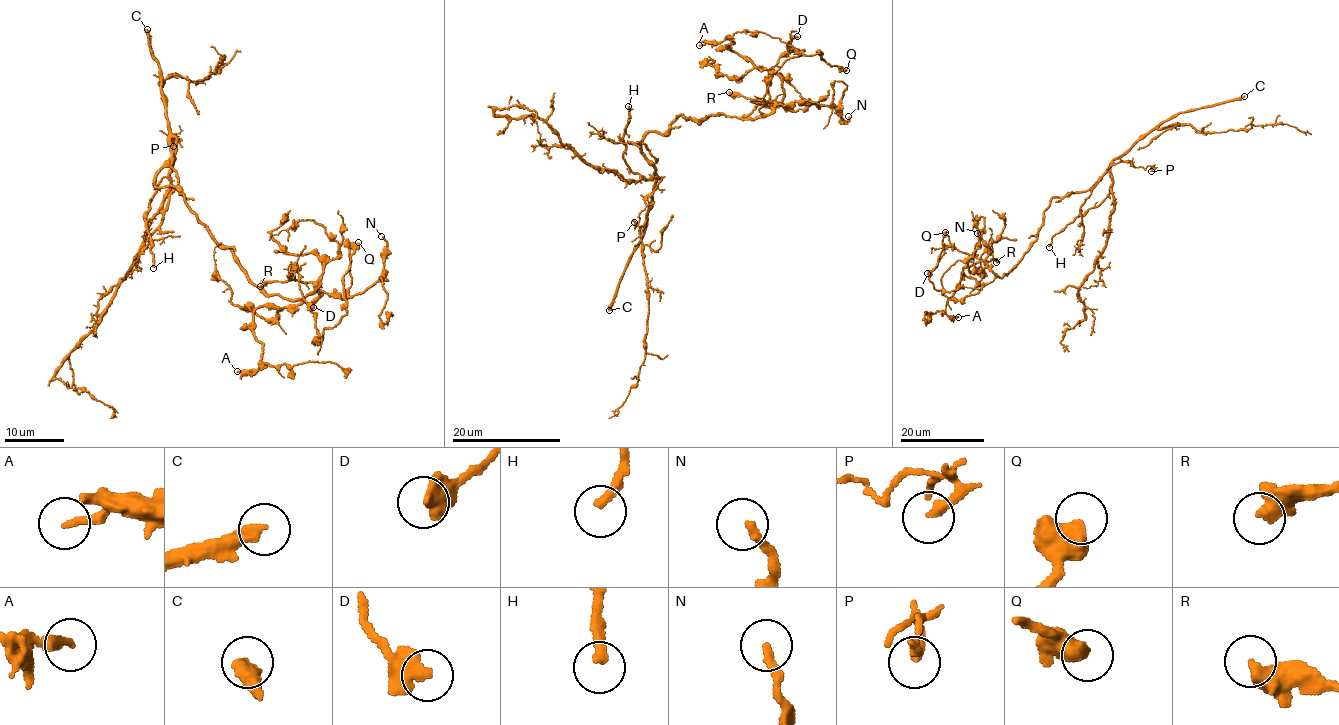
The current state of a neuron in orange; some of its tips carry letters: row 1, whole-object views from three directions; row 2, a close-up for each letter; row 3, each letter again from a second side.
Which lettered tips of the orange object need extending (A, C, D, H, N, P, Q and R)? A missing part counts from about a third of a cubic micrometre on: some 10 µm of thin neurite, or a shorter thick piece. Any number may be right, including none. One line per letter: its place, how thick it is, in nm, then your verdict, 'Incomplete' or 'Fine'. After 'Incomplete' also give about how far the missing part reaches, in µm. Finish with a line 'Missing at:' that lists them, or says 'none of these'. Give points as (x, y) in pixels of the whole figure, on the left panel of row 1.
A: Place: (237, 371). Thickness 240 nm. Fine
C: Place: (147, 29). Thickness 380 nm. Incomplete. Missing length about 140 µm
D: Place: (313, 307). Thickness 440 nm. Fine
H: Place: (153, 268). Thickness 280 nm. Fine
N: Place: (381, 236). Thickness 240 nm. Incomplete. Missing length about 2 µm
P: Place: (173, 146). Thickness 280 nm. Fine
Q: Place: (358, 242). Thickness 600 nm. Fine
R: Place: (260, 286). Thickness 550 nm. Incomplete. Missing length about 9 µm
Missing at: C, N, R

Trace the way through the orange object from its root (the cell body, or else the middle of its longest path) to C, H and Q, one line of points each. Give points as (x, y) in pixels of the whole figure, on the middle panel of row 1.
C: (675, 118), (663, 133), (649, 131), (642, 140), (640, 149), (655, 169), (656, 185), (642, 239), (609, 310)
H: (675, 118), (663, 133), (649, 131), (642, 140), (640, 151), (656, 173), (645, 179), (623, 156), (628, 106)
Q: (675, 118), (700, 124), (710, 115), (757, 117), (771, 76), (791, 57), (822, 52), (821, 59), (846, 70)

